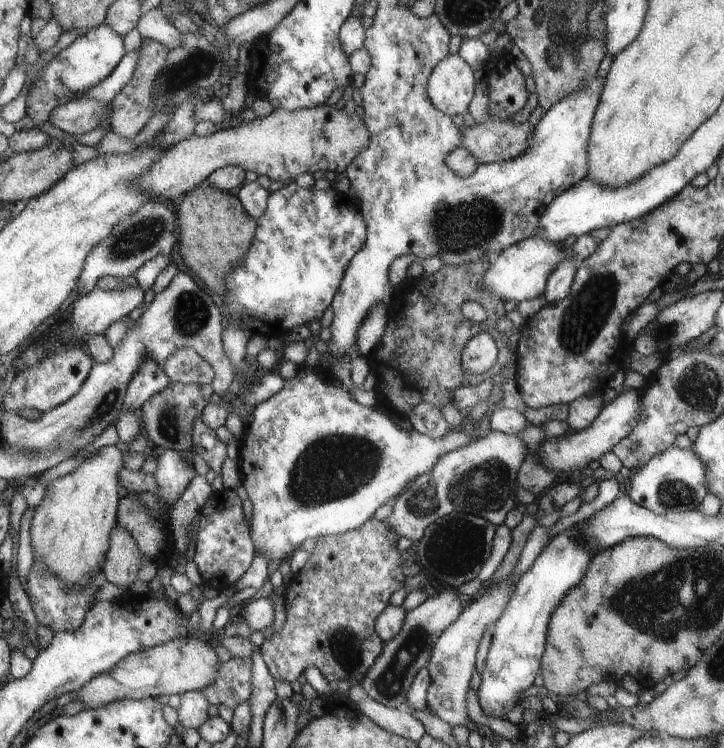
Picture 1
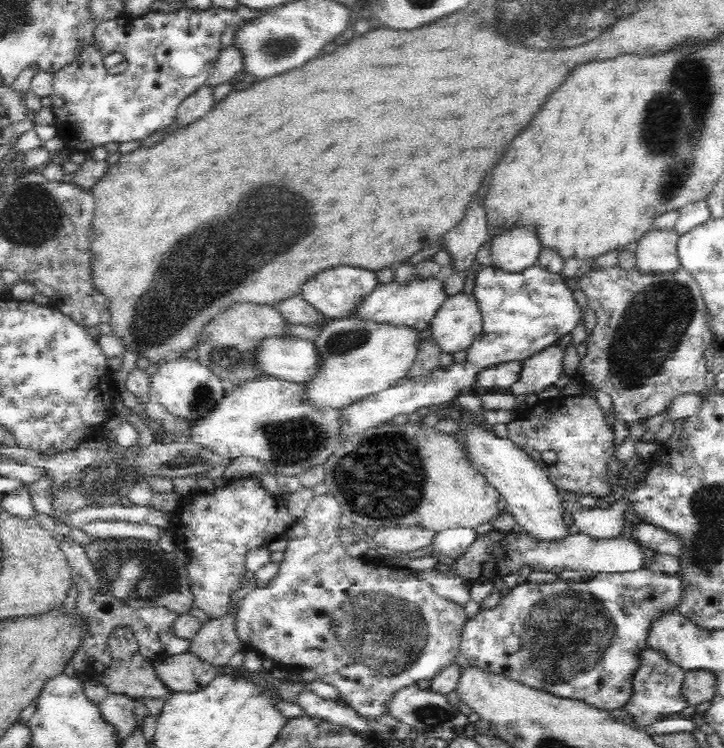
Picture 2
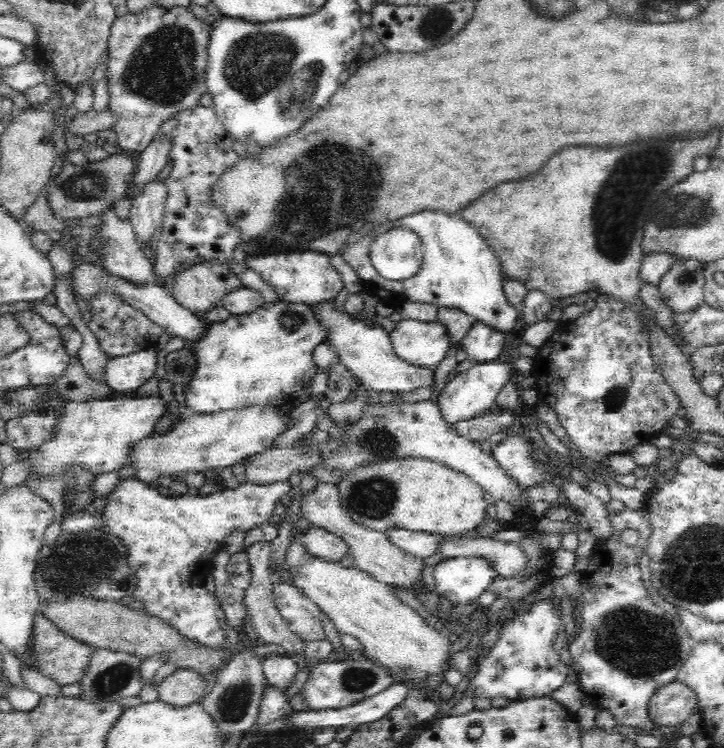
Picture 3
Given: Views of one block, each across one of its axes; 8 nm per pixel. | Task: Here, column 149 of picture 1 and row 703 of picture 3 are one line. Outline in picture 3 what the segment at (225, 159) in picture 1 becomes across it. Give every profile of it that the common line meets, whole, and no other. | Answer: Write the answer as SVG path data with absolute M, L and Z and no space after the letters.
M189 669L174 671L157 687L158 701L172 707L186 707L200 703L205 697L207 683L197 671Z

